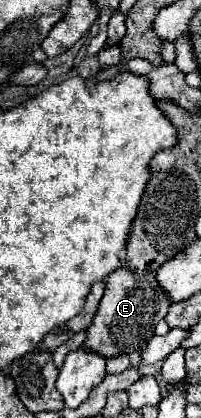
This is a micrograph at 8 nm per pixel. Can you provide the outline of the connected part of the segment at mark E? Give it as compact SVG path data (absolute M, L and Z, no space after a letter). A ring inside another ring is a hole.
M126 262L116 268L106 278L106 292L100 300L98 312L88 328L88 338L84 348L100 352L104 358L112 358L118 354L132 354L148 344L154 336L156 324L166 316L168 308L172 306L166 290L158 284L154 272L132 272Z

